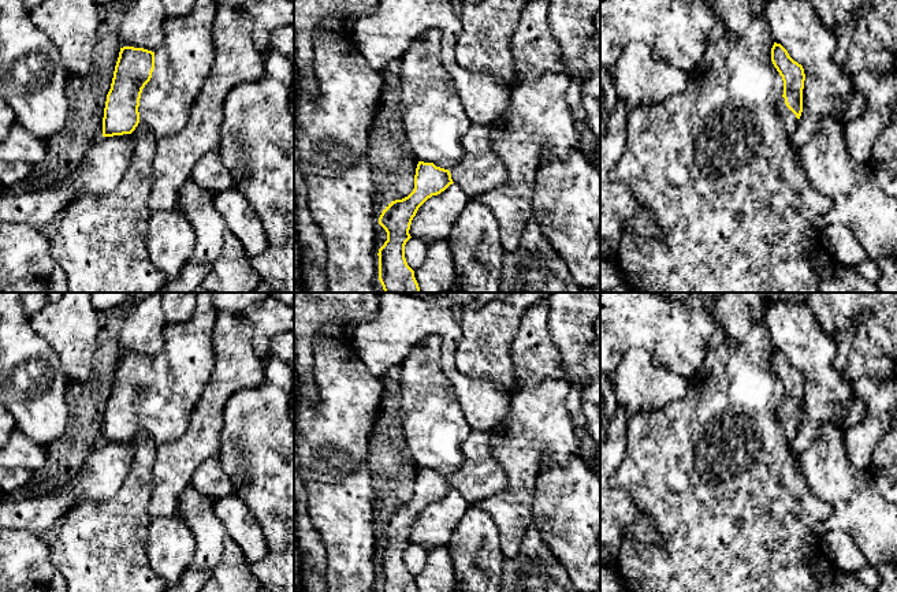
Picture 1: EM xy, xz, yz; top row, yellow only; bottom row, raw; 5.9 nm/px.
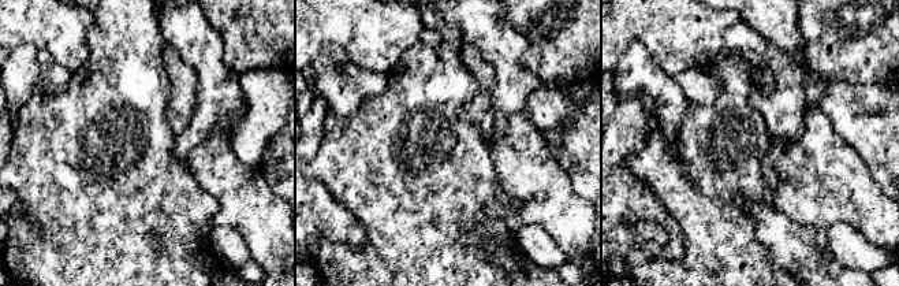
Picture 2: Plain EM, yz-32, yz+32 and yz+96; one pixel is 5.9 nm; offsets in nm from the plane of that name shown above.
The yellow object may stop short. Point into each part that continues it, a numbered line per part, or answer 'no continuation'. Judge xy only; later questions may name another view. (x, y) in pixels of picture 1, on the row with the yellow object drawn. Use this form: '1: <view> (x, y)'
1: xy (183, 60)

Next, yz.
1: yz (789, 119)

